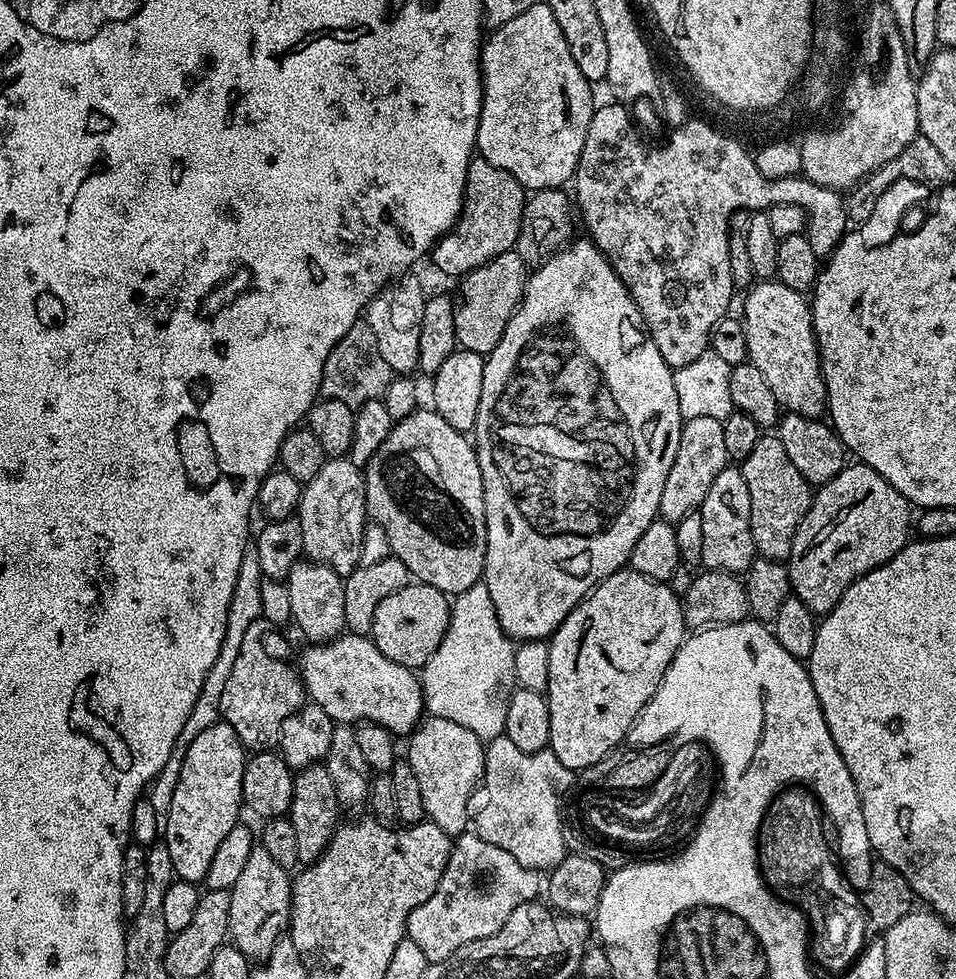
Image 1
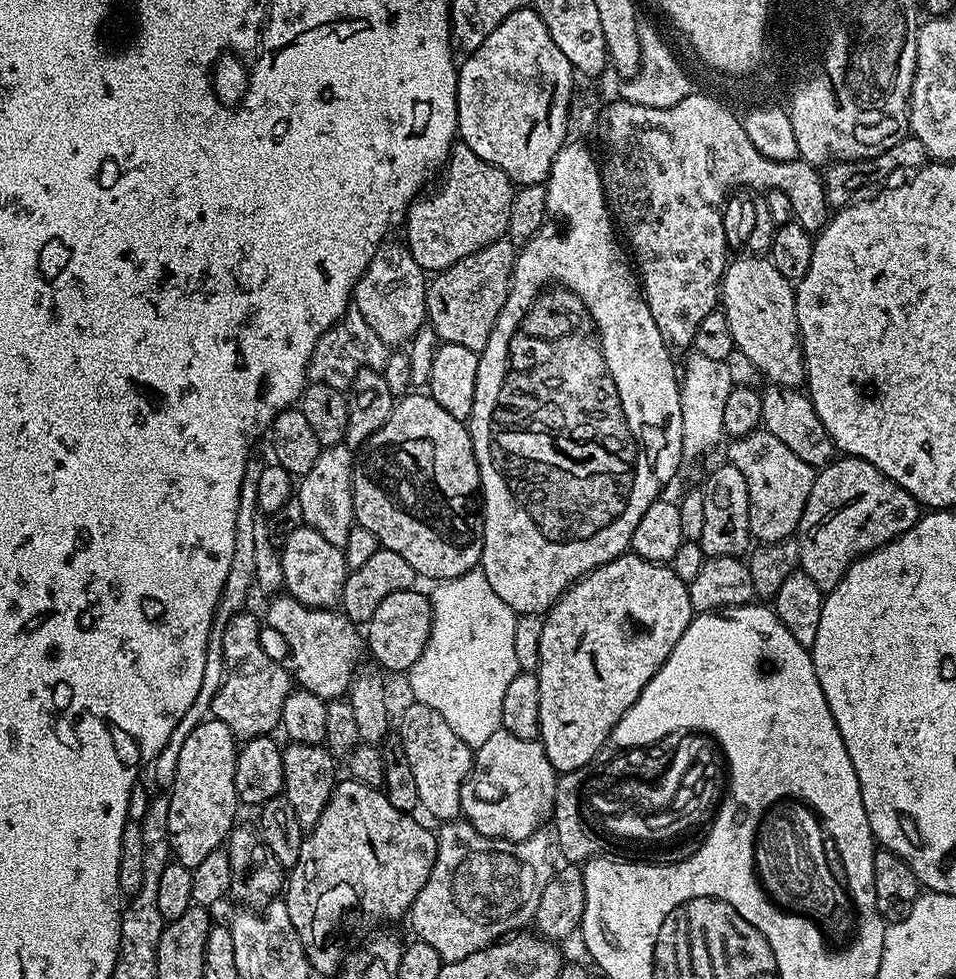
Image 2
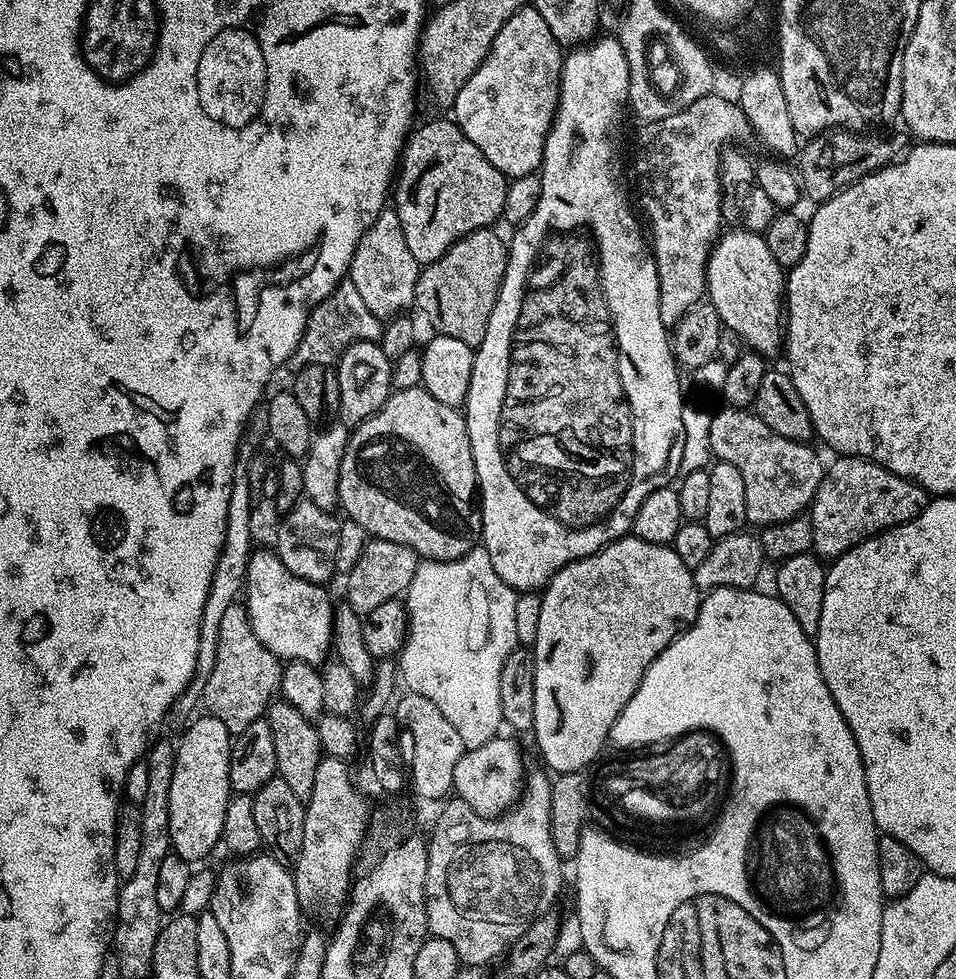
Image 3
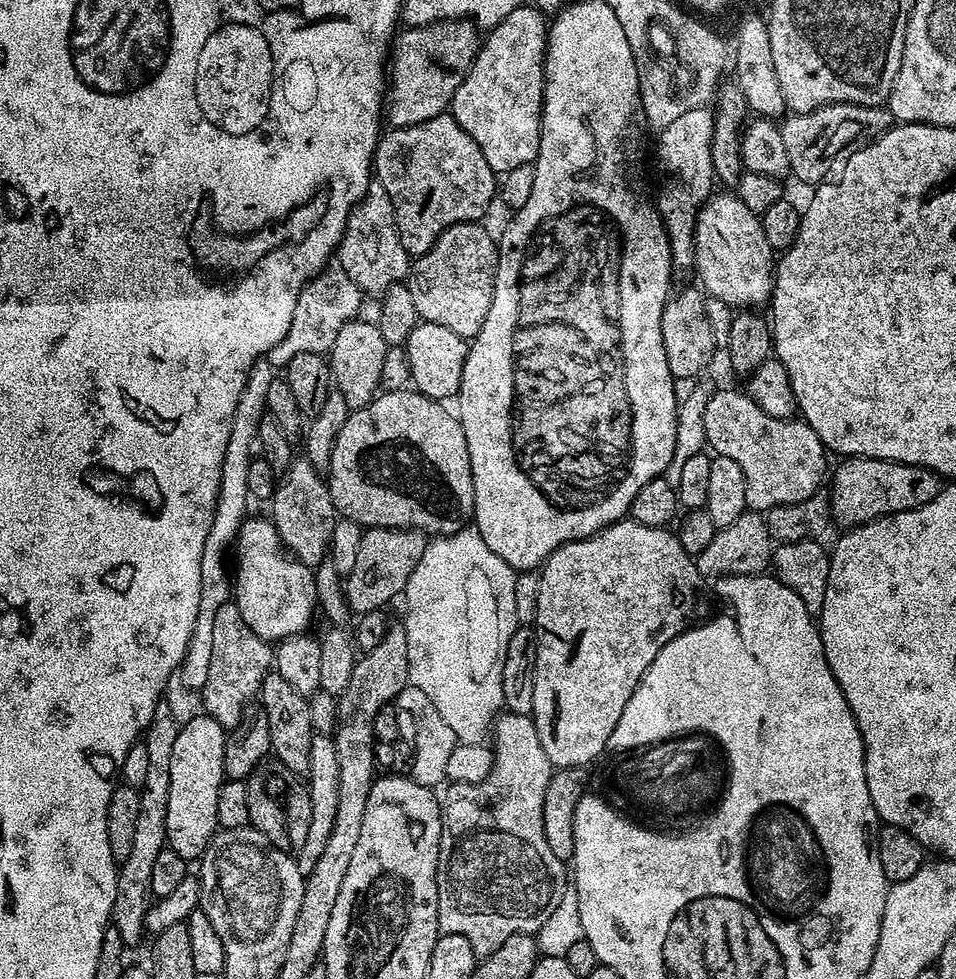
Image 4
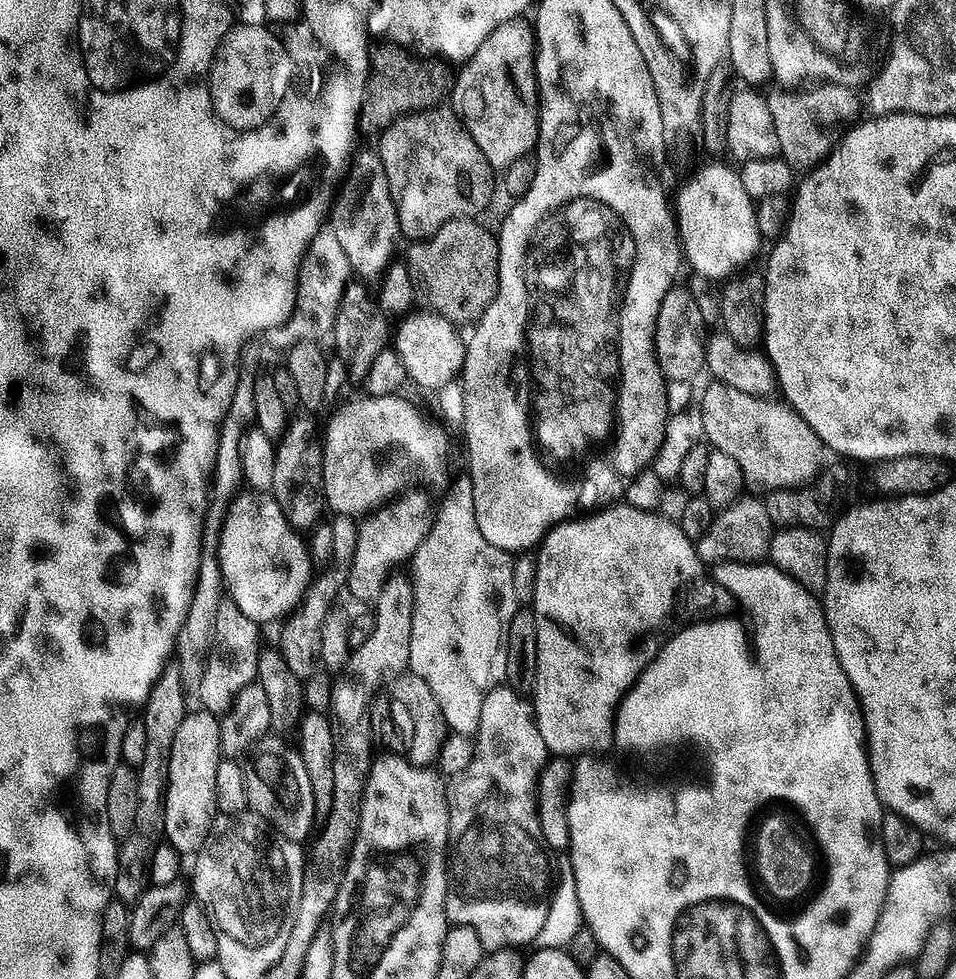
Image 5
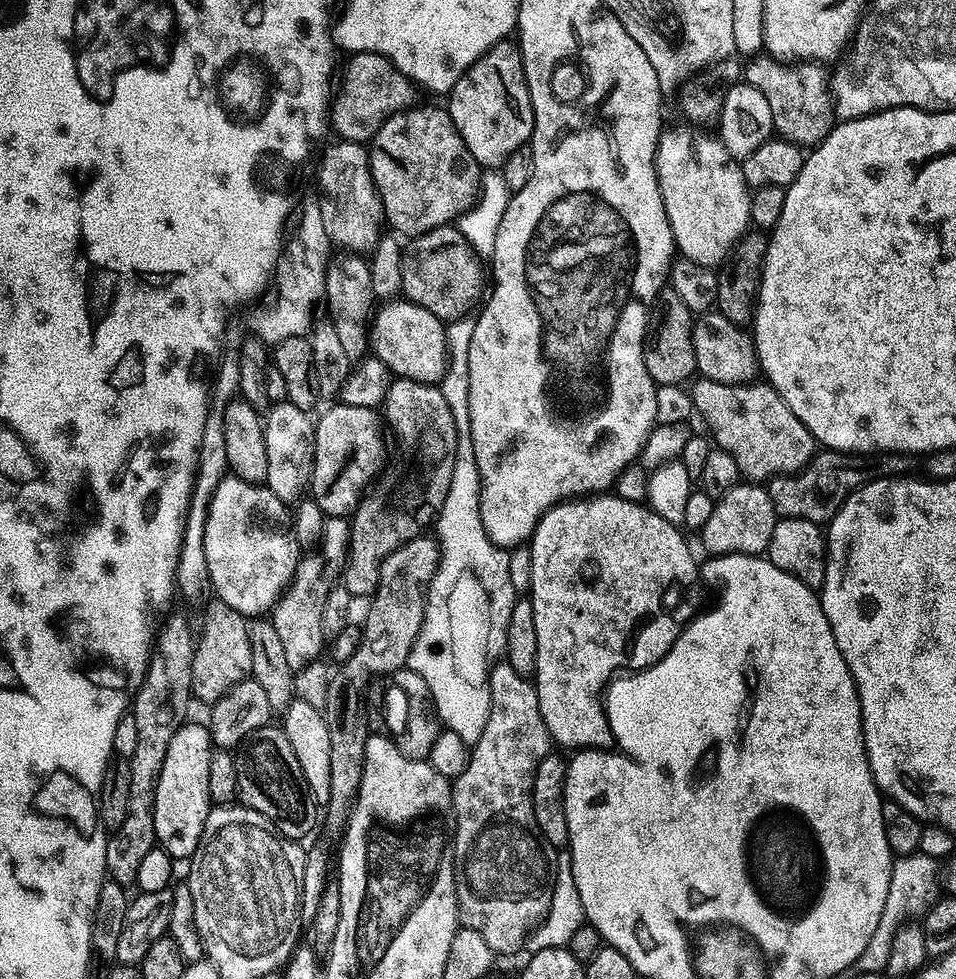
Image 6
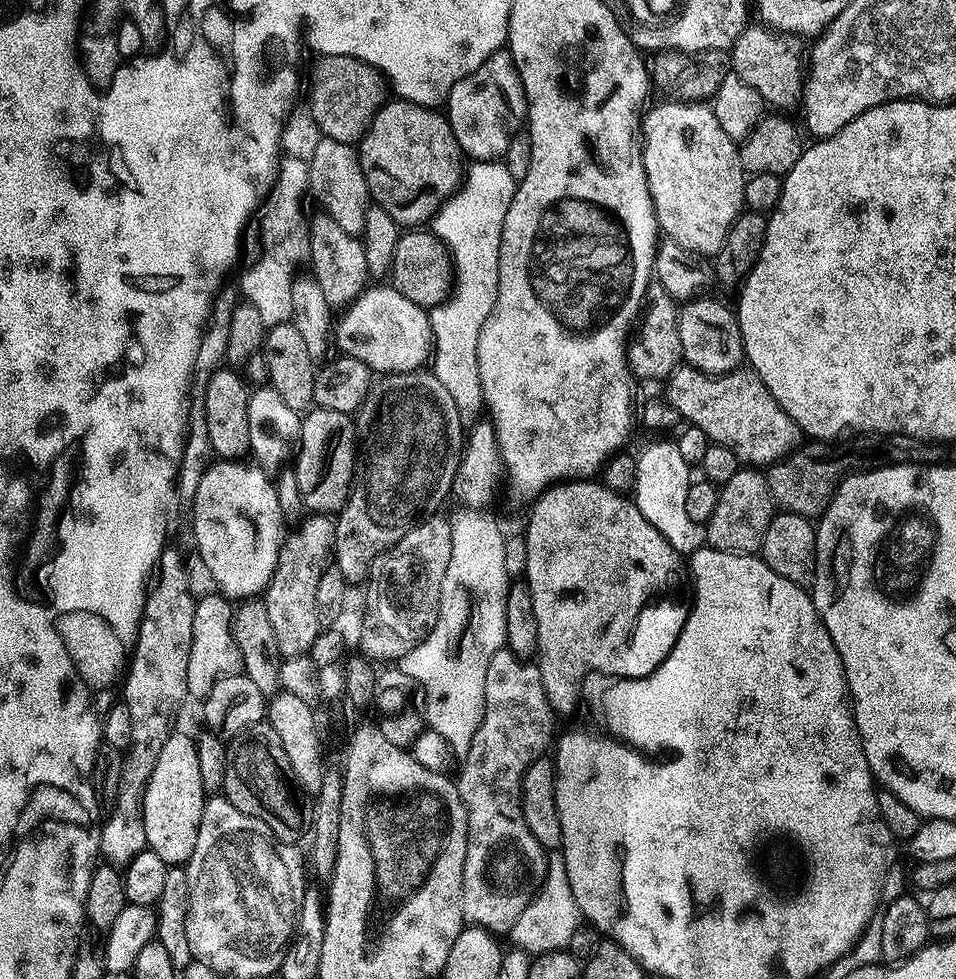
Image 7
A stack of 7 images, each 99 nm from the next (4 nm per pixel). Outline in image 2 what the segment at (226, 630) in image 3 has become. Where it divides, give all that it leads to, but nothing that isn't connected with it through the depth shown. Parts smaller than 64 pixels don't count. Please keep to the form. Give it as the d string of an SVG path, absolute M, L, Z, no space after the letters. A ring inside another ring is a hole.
M241 610L229 620L227 626L222 629L222 639L224 641L224 681L220 684L218 694L212 700L211 715L215 719L222 721L226 727L232 731L232 735L241 741L252 740L255 736L266 736L275 733L280 724L282 714L282 702L286 702L289 692L293 691L294 680L289 669L284 668L276 660L271 660L264 653L264 648L260 645L260 636L251 628L256 616L249 610Z

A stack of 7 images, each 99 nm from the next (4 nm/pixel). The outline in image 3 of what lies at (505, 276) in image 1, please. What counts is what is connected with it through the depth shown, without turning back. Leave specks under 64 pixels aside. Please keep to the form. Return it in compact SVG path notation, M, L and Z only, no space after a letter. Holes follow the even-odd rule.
M491 227L479 228L463 236L442 254L433 264L421 267L416 283L415 307L432 323L432 332L441 336L458 338L474 350L486 338L486 326L490 326L490 314L498 302L500 287L508 265L508 244L492 232Z

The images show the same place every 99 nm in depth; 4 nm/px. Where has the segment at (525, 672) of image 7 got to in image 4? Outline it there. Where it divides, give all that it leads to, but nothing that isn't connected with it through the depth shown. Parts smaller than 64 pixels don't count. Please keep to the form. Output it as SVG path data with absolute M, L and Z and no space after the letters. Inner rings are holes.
M504 710L495 717L490 736L496 739L492 769L476 784L452 782L443 789L442 834L436 863L441 933L462 934L462 938L470 942L477 958L494 954L494 950L514 934L539 932L542 922L550 918L550 910L558 906L566 887L565 861L554 858L542 830L542 802L546 798L546 786L554 766L550 758L546 758L546 750L542 750L536 723L531 716Z

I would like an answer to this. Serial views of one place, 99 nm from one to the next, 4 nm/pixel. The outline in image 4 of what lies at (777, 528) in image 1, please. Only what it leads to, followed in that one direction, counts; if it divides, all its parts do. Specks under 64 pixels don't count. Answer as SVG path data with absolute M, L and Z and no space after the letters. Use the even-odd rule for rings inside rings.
M713 391L704 411L704 438L707 447L715 455L725 456L733 462L738 462L742 470L742 478L746 478L746 509L750 512L763 514L771 508L802 502L806 498L817 495L821 491L820 483L823 480L825 483L826 473L829 471L829 453L809 424L804 423L800 418L790 420L770 418L770 414L766 414L766 410L762 410L762 406L754 403L743 391Z

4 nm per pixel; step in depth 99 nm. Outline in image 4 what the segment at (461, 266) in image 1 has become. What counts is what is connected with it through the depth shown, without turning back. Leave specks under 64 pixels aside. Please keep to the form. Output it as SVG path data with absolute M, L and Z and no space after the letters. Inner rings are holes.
M450 114L405 128L389 127L376 145L374 176L394 206L400 241L412 258L425 256L432 249L432 243L450 226L483 221L484 211L498 196L498 176L490 162L486 162L486 154L482 154L478 142L474 142Z

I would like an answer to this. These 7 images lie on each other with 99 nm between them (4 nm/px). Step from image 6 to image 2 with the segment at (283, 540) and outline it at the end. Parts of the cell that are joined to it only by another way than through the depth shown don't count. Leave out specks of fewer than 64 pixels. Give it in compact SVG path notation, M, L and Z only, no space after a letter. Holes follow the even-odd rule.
M287 594L276 596L268 604L268 624L284 639L292 659L290 672L301 688L318 694L325 702L343 697L351 689L360 651L366 648L362 632L343 611L311 608Z

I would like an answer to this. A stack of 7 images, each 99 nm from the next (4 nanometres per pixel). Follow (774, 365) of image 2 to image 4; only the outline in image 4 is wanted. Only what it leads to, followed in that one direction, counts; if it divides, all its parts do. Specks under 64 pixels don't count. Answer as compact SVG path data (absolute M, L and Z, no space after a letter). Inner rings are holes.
M721 191L722 194L713 194L704 201L696 212L696 262L694 272L700 275L704 283L703 291L708 296L717 296L726 302L733 310L747 308L759 309L759 304L767 305L772 298L774 283L774 253L766 242L766 234L762 234L762 226L757 213L750 211L747 206L731 191Z

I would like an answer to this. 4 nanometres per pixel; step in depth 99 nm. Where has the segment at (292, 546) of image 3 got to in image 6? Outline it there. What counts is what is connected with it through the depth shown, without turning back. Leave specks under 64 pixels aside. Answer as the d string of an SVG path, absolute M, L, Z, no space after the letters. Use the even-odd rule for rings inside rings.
M281 402L273 403L267 409L263 422L266 440L266 487L274 494L278 494L280 500L296 502L312 483L316 445L314 442L316 426L313 417L307 412L298 410L298 406Z

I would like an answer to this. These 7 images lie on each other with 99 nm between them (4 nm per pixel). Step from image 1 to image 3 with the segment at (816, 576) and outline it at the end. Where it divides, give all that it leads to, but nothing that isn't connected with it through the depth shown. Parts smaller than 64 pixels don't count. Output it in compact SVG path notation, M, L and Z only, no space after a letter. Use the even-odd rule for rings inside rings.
M841 455L840 460L827 465L822 482L814 494L810 505L810 519L812 522L812 546L815 555L820 558L835 558L850 550L861 540L885 532L888 528L897 528L922 514L926 510L930 493L913 480L902 478L890 470L886 470L873 460L863 460L860 456Z

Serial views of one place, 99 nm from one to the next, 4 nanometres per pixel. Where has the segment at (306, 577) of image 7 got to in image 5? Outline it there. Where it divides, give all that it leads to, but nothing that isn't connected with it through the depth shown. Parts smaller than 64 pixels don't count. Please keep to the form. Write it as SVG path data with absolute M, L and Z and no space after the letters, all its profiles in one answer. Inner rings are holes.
M333 515L330 520L331 524L338 524L338 542L344 542L344 552L340 554L340 566L338 558L332 558L327 565L321 567L315 573L314 579L310 585L313 594L305 595L304 599L296 605L294 611L283 621L284 629L280 632L280 641L278 647L282 658L290 665L290 670L298 674L298 678L306 681L308 677L318 671L320 664L320 643L322 642L322 621L325 620L326 614L330 613L332 607L338 604L336 596L339 592L345 591L348 575L350 574L350 562L354 558L354 546L356 545L357 521L350 516Z

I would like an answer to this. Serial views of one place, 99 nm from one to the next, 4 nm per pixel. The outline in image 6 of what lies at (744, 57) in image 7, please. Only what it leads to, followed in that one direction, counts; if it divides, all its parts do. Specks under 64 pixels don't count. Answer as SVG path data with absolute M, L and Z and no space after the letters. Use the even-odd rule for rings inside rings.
M757 54L747 61L742 68L742 76L747 84L762 90L766 102L770 105L772 127L785 140L793 140L801 146L815 146L825 140L834 127L834 105L830 91L830 76L825 65L820 62L789 62L771 54Z

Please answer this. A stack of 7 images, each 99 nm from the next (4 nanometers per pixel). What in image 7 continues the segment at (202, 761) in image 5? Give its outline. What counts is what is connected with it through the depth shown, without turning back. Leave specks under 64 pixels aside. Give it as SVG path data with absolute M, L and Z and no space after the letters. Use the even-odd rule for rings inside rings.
M184 732L166 735L166 746L158 754L154 774L144 795L144 821L148 848L170 866L187 865L194 854L194 842L198 842L198 826L202 822L202 810L206 793L198 771L198 750L195 739Z

